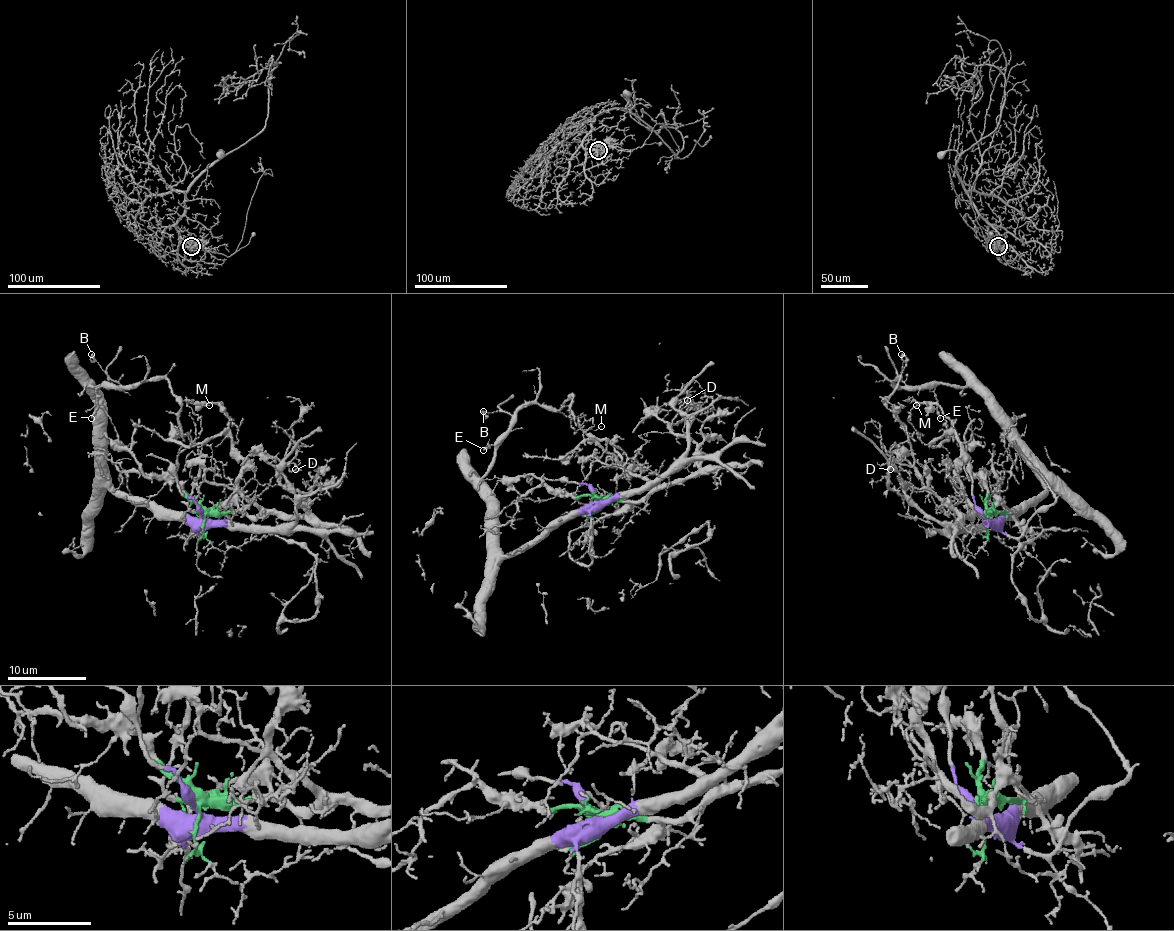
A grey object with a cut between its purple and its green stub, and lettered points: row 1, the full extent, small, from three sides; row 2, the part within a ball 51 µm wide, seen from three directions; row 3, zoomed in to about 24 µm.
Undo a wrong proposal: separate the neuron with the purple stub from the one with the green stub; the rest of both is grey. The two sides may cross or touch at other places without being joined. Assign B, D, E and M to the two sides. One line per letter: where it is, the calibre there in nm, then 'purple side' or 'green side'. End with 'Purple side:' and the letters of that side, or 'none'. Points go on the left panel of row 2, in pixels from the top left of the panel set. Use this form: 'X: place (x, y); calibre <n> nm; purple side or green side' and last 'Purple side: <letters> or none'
B: place (91, 354); calibre 130 nm; purple side
D: place (295, 469); calibre 120 nm; green side
E: place (91, 418); calibre 200 nm; purple side
M: place (209, 405); calibre 70 nm; green side
Purple side: B, E

